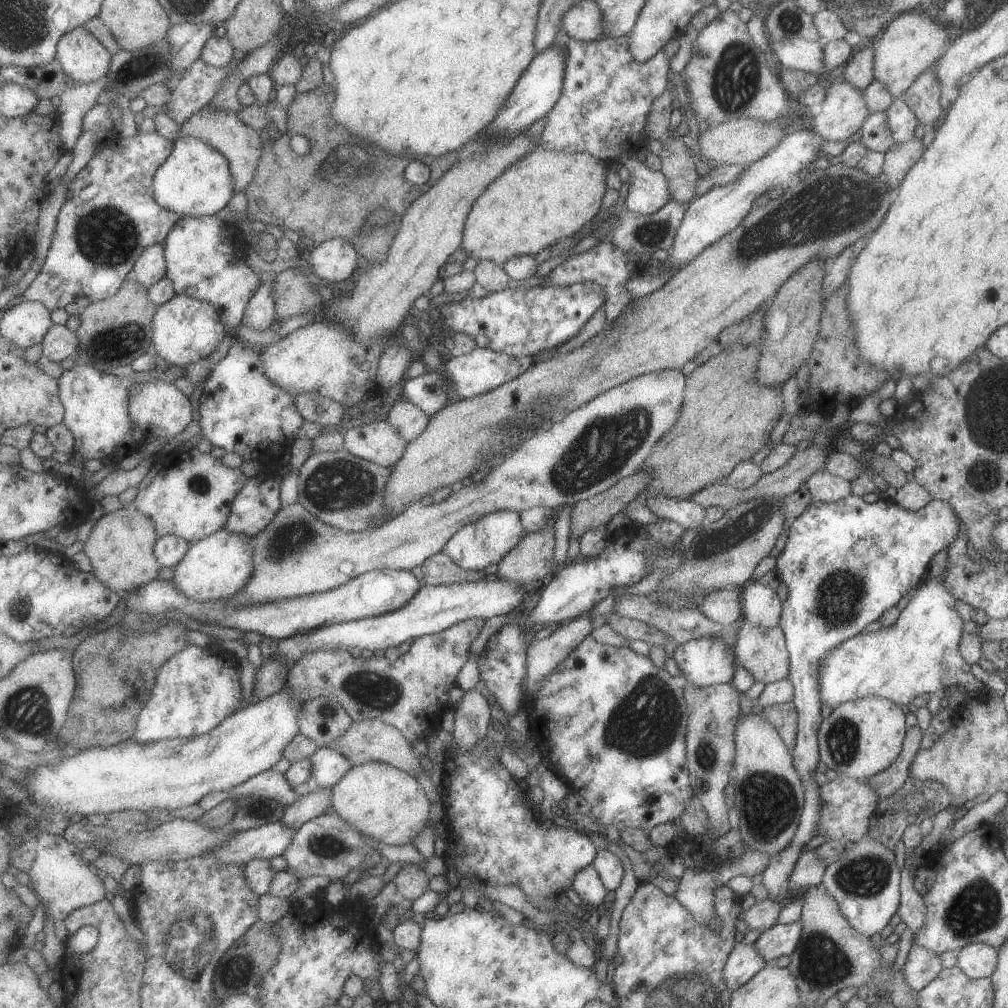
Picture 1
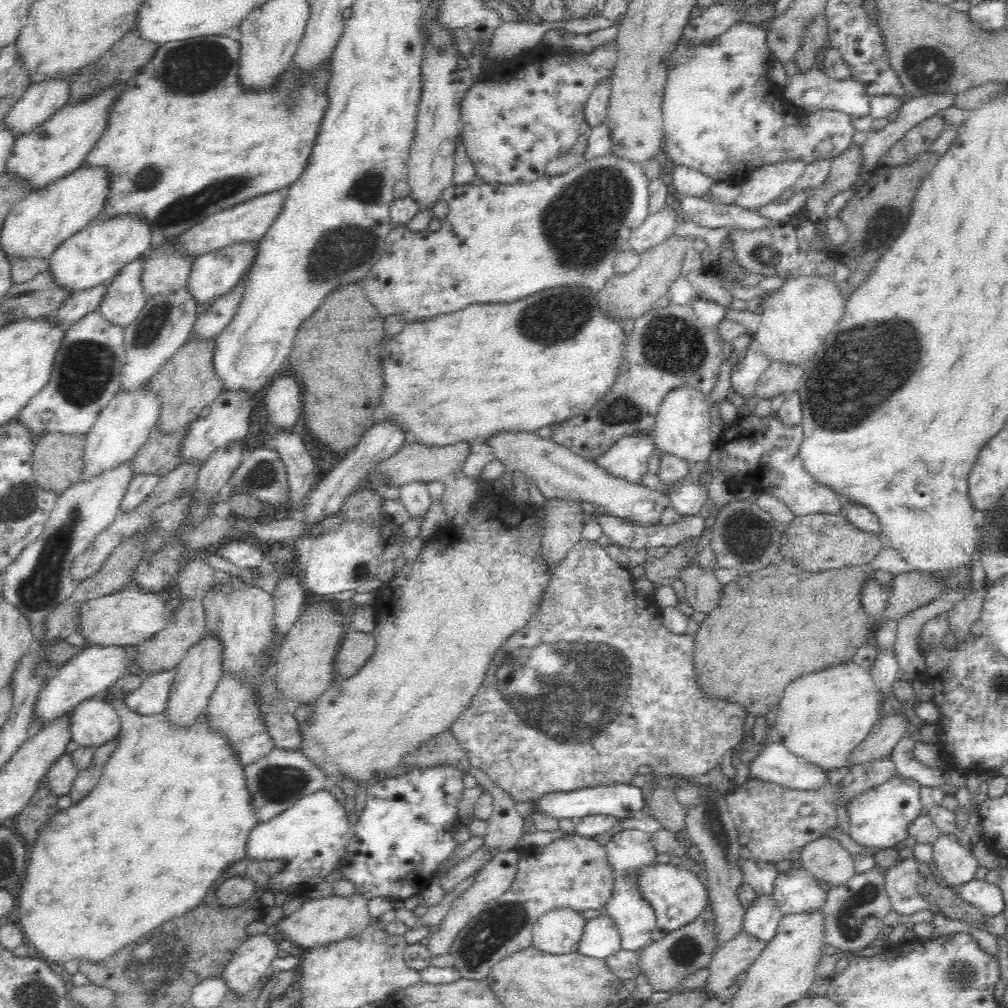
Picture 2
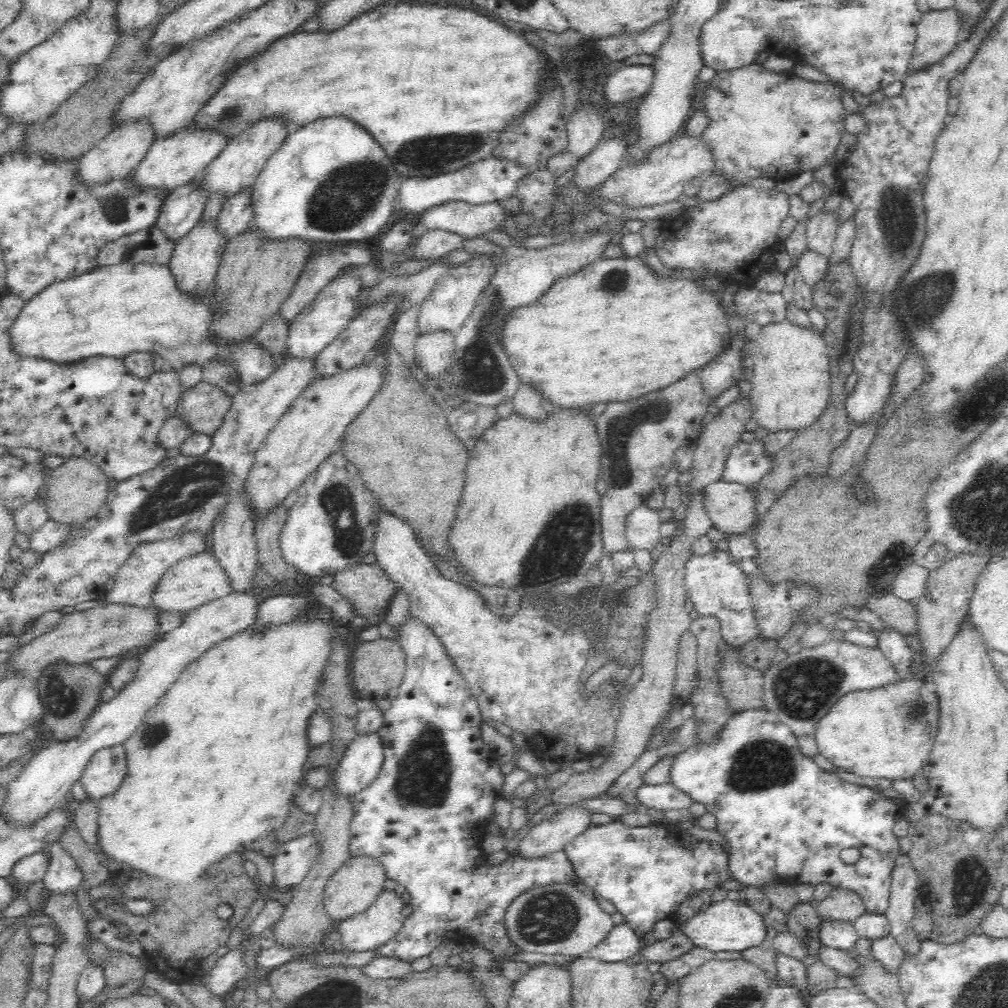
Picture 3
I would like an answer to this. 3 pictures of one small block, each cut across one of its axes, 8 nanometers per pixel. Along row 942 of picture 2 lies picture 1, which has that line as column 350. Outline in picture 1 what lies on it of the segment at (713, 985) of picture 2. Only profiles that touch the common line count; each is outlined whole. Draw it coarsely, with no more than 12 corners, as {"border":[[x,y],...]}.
{"border":[[379,719],[353,721],[327,747],[353,766],[392,764],[411,774],[417,751],[396,726]]}

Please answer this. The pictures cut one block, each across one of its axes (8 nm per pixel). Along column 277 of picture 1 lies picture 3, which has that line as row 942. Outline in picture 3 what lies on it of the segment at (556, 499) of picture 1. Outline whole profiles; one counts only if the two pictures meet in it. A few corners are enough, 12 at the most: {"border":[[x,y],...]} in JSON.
{"border":[[576,887],[527,890],[505,914],[526,952],[585,956],[613,929]]}

